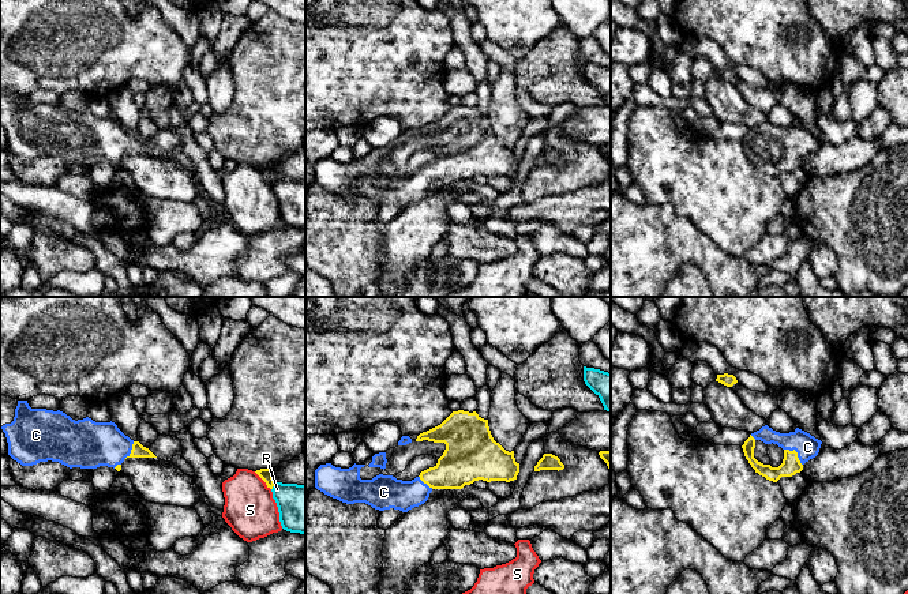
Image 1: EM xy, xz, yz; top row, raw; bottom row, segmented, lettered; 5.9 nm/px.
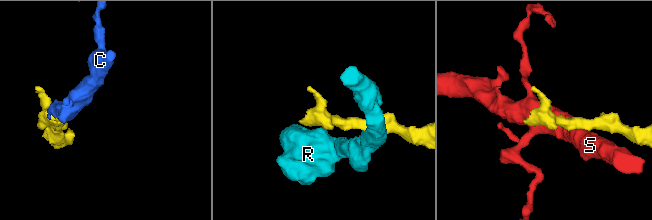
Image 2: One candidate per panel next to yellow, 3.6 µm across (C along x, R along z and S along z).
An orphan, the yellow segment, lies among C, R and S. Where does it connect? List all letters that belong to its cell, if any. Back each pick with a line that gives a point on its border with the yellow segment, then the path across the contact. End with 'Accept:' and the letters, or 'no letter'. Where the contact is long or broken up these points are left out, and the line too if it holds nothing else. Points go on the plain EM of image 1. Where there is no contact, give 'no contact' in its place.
C: meets yellow in yz at (796, 147); runs through yz (791, 160), (796, 147), (802, 142), (807, 142)
Accept: C

